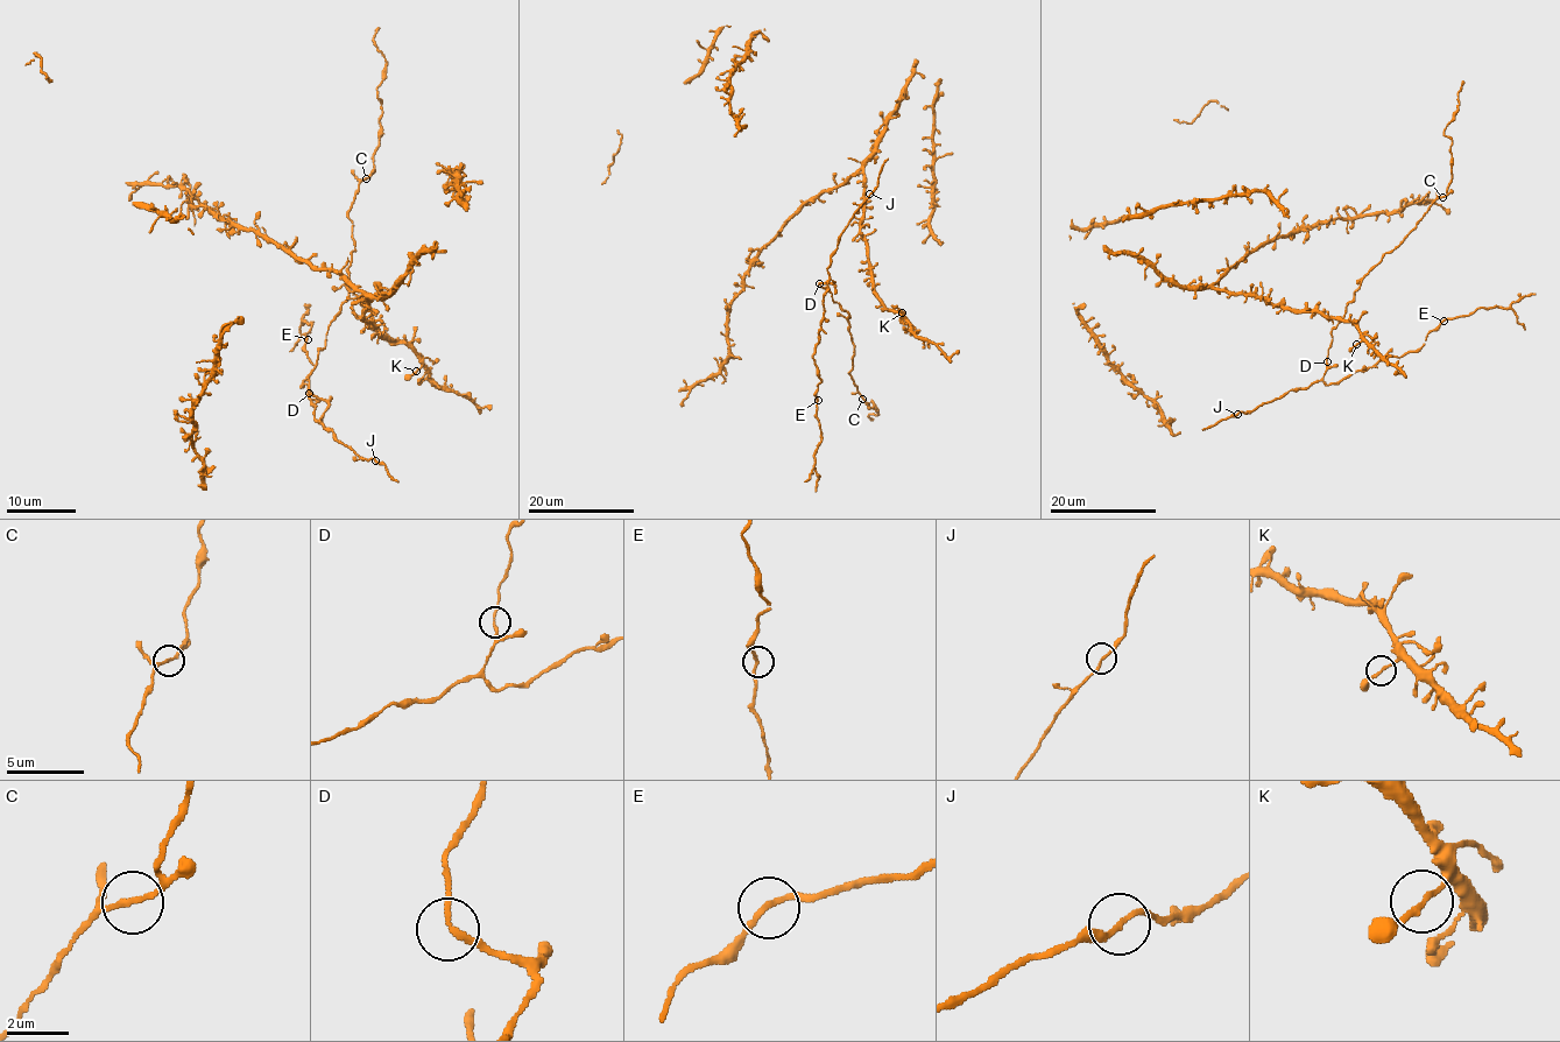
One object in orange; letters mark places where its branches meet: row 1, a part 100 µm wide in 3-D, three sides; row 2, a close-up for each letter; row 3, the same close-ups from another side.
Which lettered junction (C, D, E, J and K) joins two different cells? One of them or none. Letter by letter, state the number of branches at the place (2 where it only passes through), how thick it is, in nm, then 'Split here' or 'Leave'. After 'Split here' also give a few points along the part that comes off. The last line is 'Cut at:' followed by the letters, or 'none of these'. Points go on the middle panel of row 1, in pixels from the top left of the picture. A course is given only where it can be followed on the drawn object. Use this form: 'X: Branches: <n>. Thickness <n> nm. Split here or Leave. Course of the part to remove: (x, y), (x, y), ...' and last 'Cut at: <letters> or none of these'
C: Branches: 2. Thickness 170 nm. Leave
D: Branches: 2. Thickness 180 nm. Leave
E: Branches: 2. Thickness 180 nm. Leave
J: Branches: 2. Thickness 170 nm. Leave
K: Branches: 2. Thickness 180 nm. Leave
Cut at: none of these

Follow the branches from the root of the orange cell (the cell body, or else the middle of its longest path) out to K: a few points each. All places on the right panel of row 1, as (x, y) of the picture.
K: (1322, 312), (1349, 321), (1360, 331), (1361, 340), (1356, 344)

